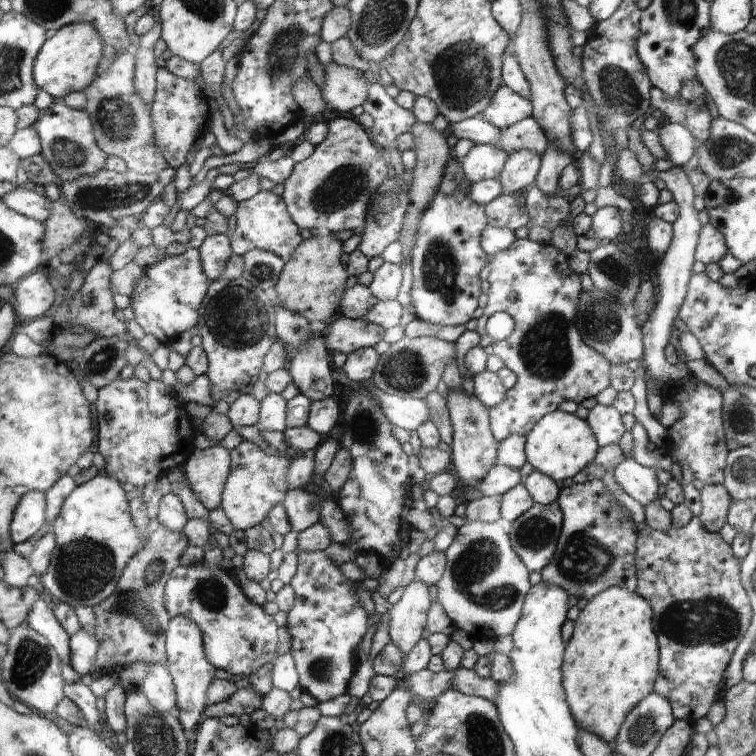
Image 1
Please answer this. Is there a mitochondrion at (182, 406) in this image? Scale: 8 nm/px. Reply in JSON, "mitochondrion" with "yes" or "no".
{"mitochondrion":"no"}

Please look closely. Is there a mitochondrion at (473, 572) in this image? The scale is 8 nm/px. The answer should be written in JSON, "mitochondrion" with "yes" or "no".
{"mitochondrion":"yes"}

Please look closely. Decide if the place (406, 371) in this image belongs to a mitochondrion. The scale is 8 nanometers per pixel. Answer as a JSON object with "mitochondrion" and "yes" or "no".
{"mitochondrion":"yes"}

